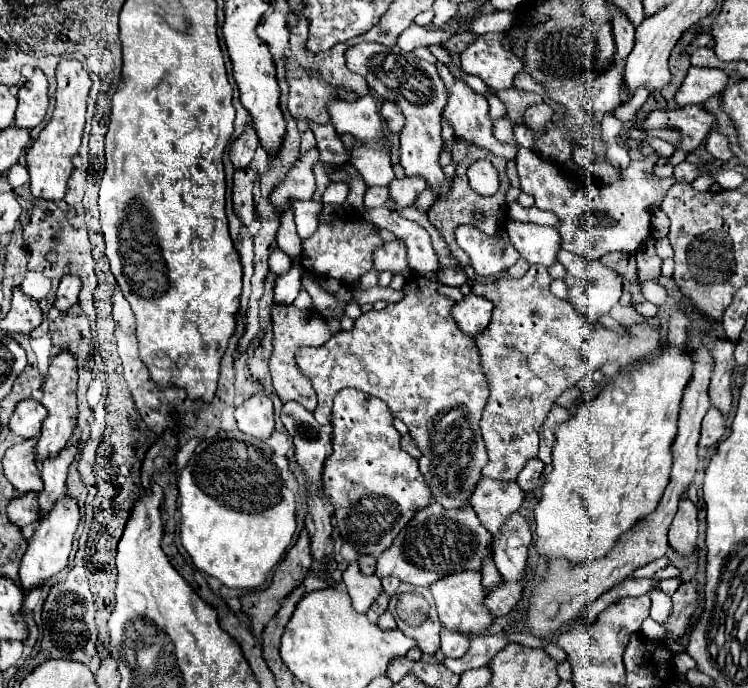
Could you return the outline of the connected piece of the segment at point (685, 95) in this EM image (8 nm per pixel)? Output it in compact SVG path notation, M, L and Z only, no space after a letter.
M690 68L682 86L676 92L676 104L704 104L710 96L722 94L728 84L728 76L722 70L712 68Z

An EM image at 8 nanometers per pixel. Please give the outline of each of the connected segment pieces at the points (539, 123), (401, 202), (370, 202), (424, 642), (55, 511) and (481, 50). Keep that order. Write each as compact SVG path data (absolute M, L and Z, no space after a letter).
M546 102L532 104L532 106L524 112L524 124L526 124L530 130L538 132L538 130L542 130L542 128L546 128L546 126L550 124L552 114L554 114L554 110L552 110Z
M402 178L390 182L390 200L394 202L394 208L408 208L416 202L416 198L424 192L426 182L422 178Z
M372 188L366 192L364 196L364 206L372 208L372 206L384 206L388 200L388 188Z
M394 596L390 600L390 606L388 610L394 614L396 622L398 622L398 628L406 634L406 636L412 636L416 642L418 642L418 648L424 652L424 654L434 654L440 646L440 620L438 620L438 614L434 608L430 608L430 614L428 614L428 620L424 620L420 626L408 626L404 620L398 618L396 614L396 602L398 598Z
M68 496L60 498L56 502L56 506L52 508L52 512L40 520L40 526L34 532L32 540L28 542L28 550L22 556L22 564L20 564L20 584L24 590L40 588L48 578L52 578L54 574L64 570L66 560L70 556L70 550L72 550L72 538L74 538L74 532L78 528L78 520L80 520L78 504Z
M506 32L482 34L460 52L462 70L482 78L488 86L496 90L512 86L516 72L524 68L522 60L502 46L504 34Z

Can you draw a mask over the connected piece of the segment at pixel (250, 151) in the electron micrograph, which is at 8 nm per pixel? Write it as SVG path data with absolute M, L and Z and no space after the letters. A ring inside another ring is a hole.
M246 128L246 132L238 140L234 140L230 146L230 160L234 168L248 168L250 160L254 158L256 146L258 146L256 132L252 128Z

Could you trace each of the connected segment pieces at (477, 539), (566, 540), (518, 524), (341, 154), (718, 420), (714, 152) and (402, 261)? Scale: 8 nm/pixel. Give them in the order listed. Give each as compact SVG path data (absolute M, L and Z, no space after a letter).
M438 502L420 510L412 522L396 536L392 546L378 556L376 576L394 576L400 582L410 582L414 586L430 586L438 578L444 578L462 570L480 572L480 564L488 554L488 544L492 536L476 518L472 508L446 510Z
M674 312L668 320L670 332L664 336L664 352L642 366L628 368L626 374L614 378L602 394L582 406L568 422L556 426L556 444L552 452L554 470L546 476L540 502L534 508L536 516L536 550L544 560L566 560L574 566L590 558L604 558L618 538L632 530L636 522L652 514L660 504L660 494L670 478L672 468L672 440L676 436L678 404L682 390L692 376L692 362L688 358L688 318Z
M512 514L504 524L498 544L494 546L494 562L506 582L522 580L530 542L532 534L528 522L520 514Z
M310 124L314 136L316 136L316 148L320 150L320 160L322 162L334 162L334 164L346 164L348 154L342 146L342 140L336 136L336 130L332 124Z
M710 408L710 410L708 410L708 414L706 414L706 416L704 416L704 420L702 420L700 448L714 446L714 444L724 436L724 430L726 430L726 420L724 420L724 416L720 414L720 410Z
M710 132L706 138L706 152L714 158L714 160L722 160L728 162L732 158L732 152L728 148L728 140L718 134L718 132Z
M392 240L392 242L384 242L376 252L374 252L374 270L378 272L392 272L394 278L390 282L392 288L402 288L406 284L404 274L408 272L408 250L404 246L404 242L400 240Z

